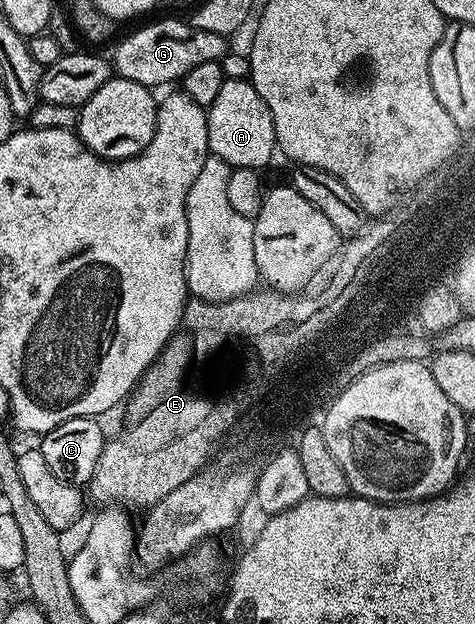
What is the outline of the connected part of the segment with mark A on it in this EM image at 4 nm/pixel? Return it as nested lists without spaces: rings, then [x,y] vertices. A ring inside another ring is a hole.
[[[227,78],[223,82],[223,90],[219,90],[215,102],[211,102],[207,109],[207,138],[210,153],[218,156],[230,169],[264,169],[264,164],[272,158],[273,152],[275,156],[278,151],[271,110],[267,110],[267,102],[259,98],[259,90],[255,90],[253,83],[245,78]]]

